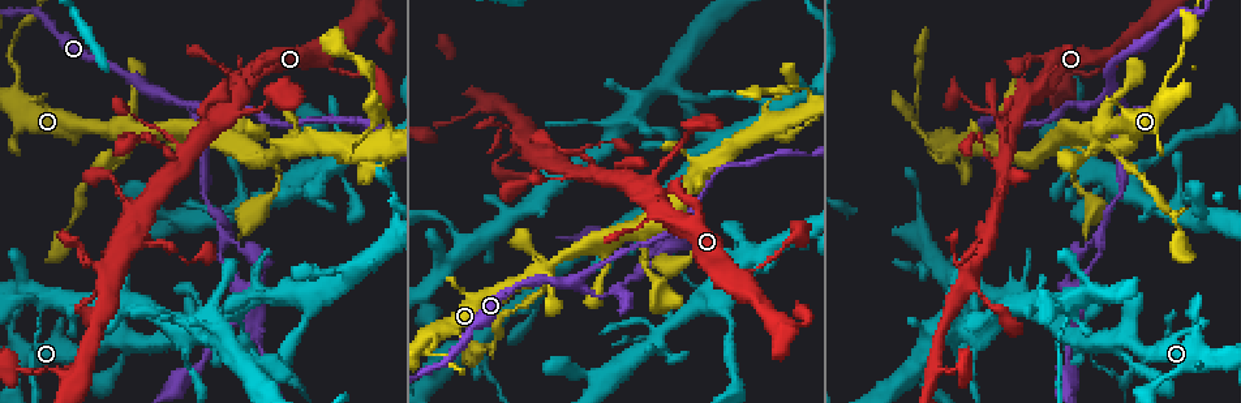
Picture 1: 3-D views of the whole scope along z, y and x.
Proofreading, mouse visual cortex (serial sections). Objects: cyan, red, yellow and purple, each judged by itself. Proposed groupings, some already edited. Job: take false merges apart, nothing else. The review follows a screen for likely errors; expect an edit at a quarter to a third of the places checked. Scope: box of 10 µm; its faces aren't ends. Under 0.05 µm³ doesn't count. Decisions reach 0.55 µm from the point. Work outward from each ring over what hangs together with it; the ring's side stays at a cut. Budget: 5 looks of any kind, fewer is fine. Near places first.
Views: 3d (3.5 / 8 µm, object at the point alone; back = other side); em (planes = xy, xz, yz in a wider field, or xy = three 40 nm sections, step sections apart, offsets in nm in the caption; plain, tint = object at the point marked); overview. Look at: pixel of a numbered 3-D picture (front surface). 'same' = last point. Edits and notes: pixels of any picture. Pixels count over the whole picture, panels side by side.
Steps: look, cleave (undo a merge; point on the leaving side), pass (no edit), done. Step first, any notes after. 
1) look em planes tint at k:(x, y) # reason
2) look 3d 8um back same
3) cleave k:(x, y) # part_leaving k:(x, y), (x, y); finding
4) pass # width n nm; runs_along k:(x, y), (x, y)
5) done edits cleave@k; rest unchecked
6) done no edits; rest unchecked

look 3d 8um at 1:(575, 282) # thin neck

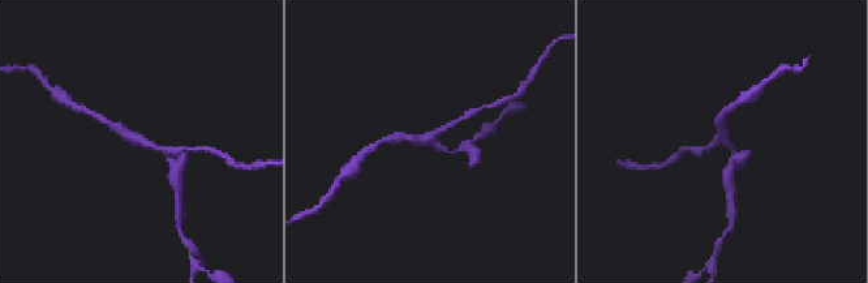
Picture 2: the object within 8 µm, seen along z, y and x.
look em xy step 1 tint same # arms 3; arm_widths 100, 150, 200 nm; need the tissue

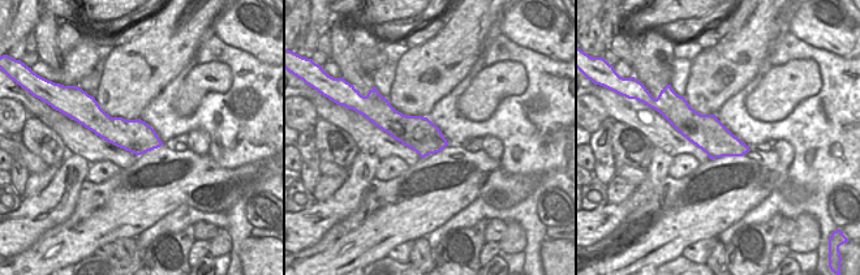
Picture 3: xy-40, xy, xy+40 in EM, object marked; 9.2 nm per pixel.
cleave 2:(733, 162) # part_leaving 2:(729, 146), (735, 148), (729, 178); a second cell is stuck on

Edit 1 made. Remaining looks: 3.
look overview # see it whole again

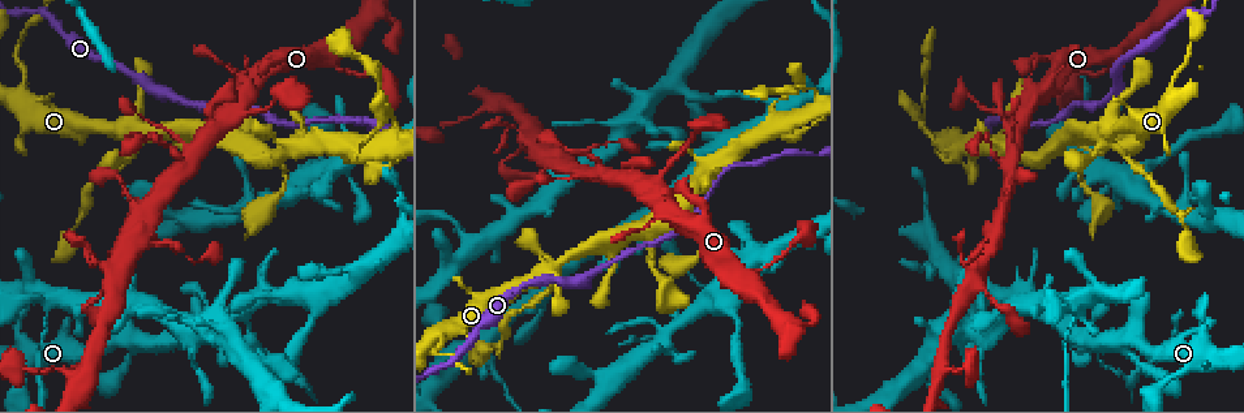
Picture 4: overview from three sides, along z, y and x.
look 3d 8um at 4:(20, 99)

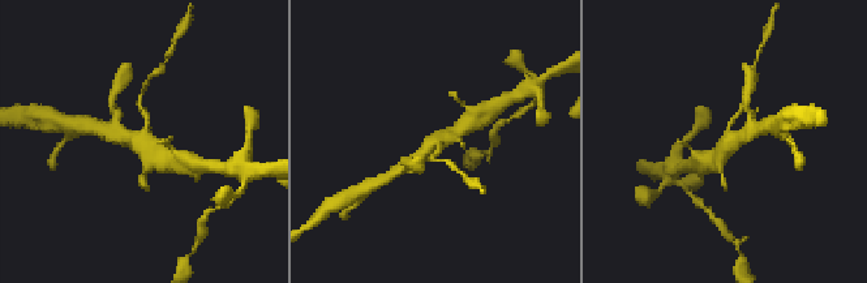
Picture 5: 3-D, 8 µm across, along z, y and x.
look em xy step 5 tint same # arms 3; arm_widths 150, 300, 400 nm; now the EM

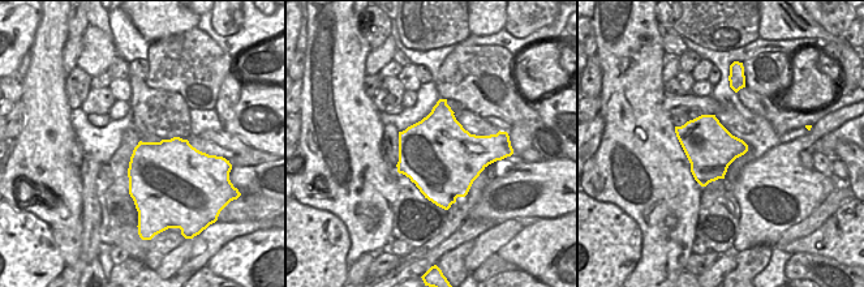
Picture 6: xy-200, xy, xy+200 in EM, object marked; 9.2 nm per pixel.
pass # runs_along 5:(464, 125), (432, 144), (416, 162); all the same cell

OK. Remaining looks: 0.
done edits cleave@2; rest unchecked

